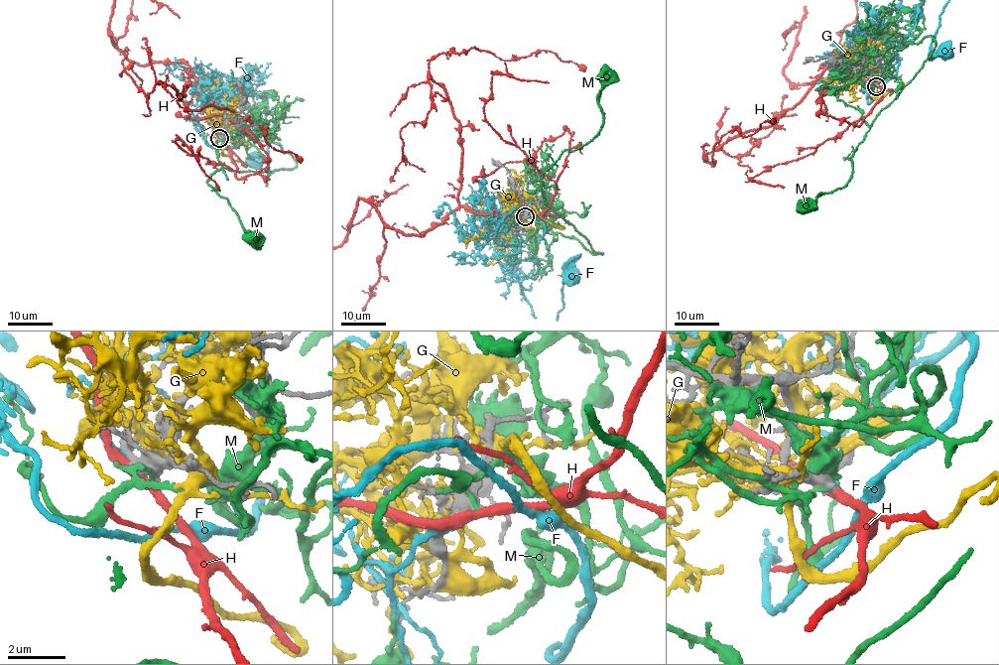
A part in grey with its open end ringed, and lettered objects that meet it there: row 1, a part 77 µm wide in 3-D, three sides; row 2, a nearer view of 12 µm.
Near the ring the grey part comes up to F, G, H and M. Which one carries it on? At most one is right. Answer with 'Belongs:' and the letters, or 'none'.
Belongs: none

